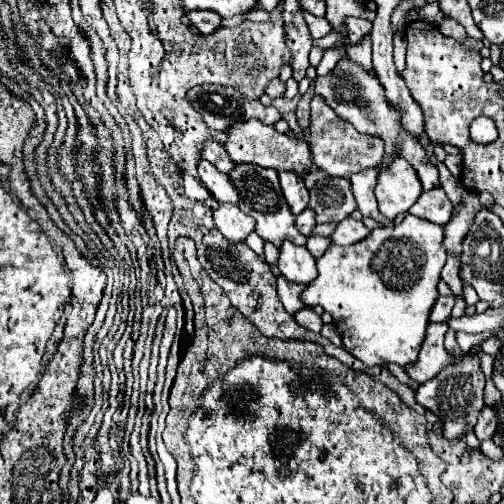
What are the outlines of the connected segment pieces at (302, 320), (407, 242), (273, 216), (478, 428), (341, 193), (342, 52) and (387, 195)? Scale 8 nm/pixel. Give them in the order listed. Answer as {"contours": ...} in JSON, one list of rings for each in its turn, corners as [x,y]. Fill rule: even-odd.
{"contours":[[[[304,308],[302,312],[296,312],[294,314],[294,318],[296,318],[296,322],[300,324],[300,326],[304,326],[304,328],[308,328],[308,330],[312,330],[312,332],[320,332],[322,330],[322,318],[312,310],[312,308]]],[[[406,214],[402,224],[376,228],[366,240],[358,244],[328,248],[328,252],[316,260],[318,278],[308,284],[302,294],[302,300],[306,306],[320,304],[326,312],[332,314],[334,324],[342,336],[342,346],[366,366],[394,362],[406,368],[418,358],[420,344],[424,342],[424,332],[428,326],[428,316],[438,296],[436,286],[440,282],[440,270],[446,262],[446,250],[442,240],[442,226]]],[[[238,164],[232,170],[230,180],[240,192],[240,204],[238,206],[244,210],[244,214],[248,214],[256,220],[256,234],[262,240],[272,242],[276,248],[280,248],[280,244],[284,240],[292,240],[294,244],[300,244],[300,246],[306,244],[306,236],[302,236],[296,228],[296,216],[290,212],[290,208],[284,200],[284,194],[280,192],[280,182],[278,182],[276,170],[260,168],[254,164]]],[[[484,408],[478,416],[478,424],[474,426],[474,432],[478,436],[478,440],[490,440],[492,432],[496,432],[496,414],[492,412],[492,408]]],[[[320,178],[310,190],[310,208],[316,212],[316,222],[340,222],[356,210],[348,178]]],[[[346,46],[341,49],[327,49],[324,51],[323,57],[316,67],[316,73],[318,76],[325,76],[328,72],[331,72],[336,66],[337,62],[346,56]]],[[[396,158],[384,172],[380,170],[376,184],[378,210],[388,220],[394,220],[398,214],[408,212],[420,192],[422,184],[418,180],[416,170],[408,164],[408,160]]]]}

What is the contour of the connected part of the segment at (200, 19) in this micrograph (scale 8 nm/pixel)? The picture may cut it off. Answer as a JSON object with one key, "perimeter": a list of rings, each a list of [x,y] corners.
{"perimeter":[[[188,12],[188,18],[192,26],[200,30],[200,34],[212,34],[222,24],[222,18],[216,16],[216,12]]]}

